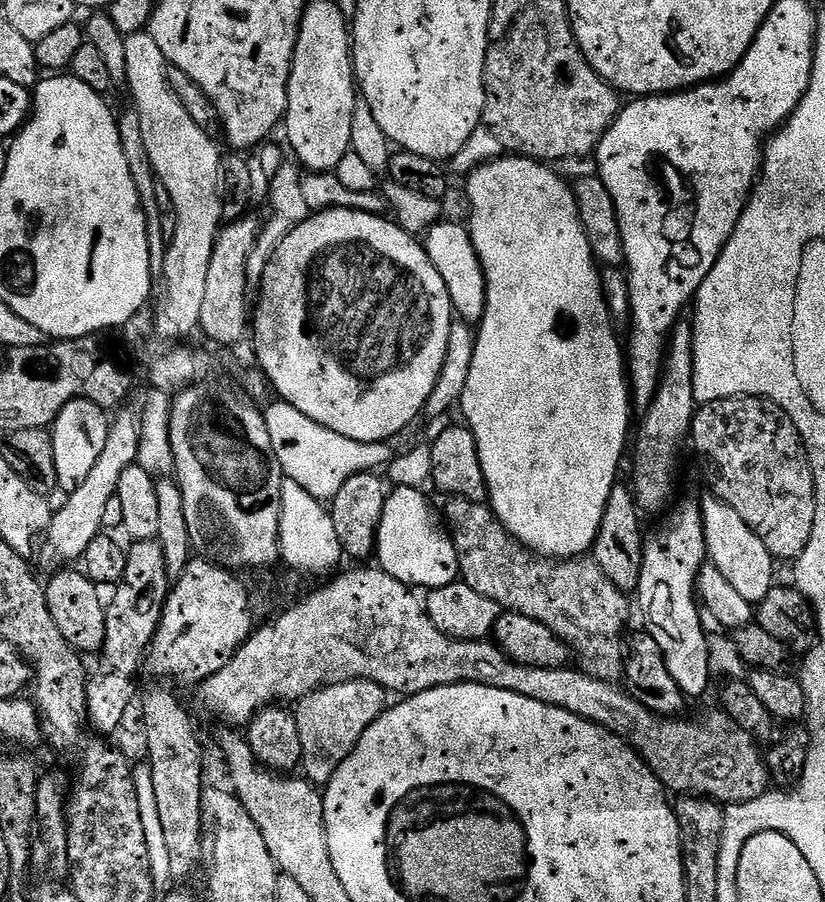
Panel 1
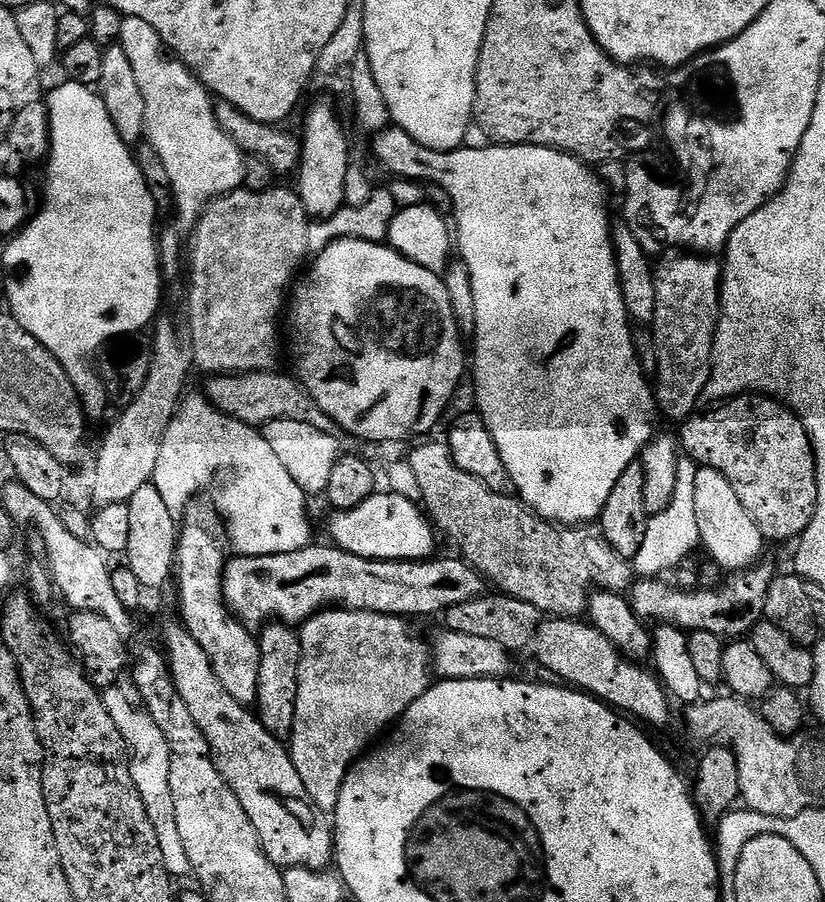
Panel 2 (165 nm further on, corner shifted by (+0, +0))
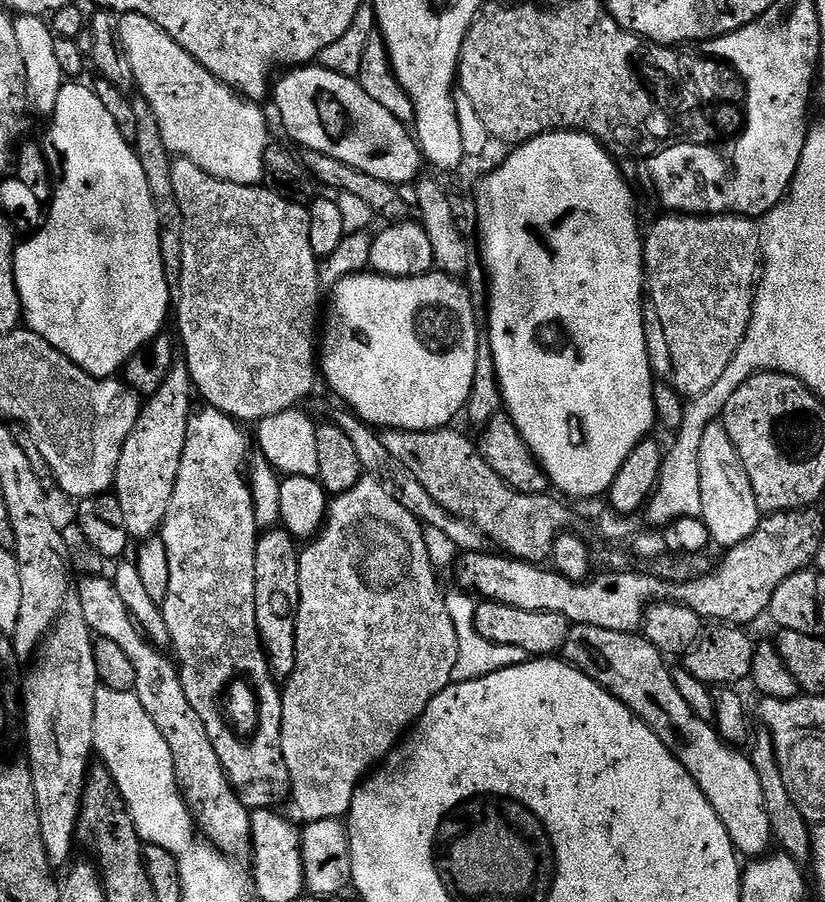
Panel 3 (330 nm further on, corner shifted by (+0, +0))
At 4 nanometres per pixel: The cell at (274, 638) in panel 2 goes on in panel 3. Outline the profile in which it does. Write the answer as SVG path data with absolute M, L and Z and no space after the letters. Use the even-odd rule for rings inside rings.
M283 526L267 529L257 539L254 558L254 606L256 629L272 671L278 682L294 674L296 657L296 611L300 601L300 552L298 541Z

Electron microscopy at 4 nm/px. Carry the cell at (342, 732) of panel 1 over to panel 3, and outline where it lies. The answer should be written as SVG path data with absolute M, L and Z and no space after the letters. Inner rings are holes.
M365 474L354 490L331 497L324 527L305 547L309 548L300 552L300 601L296 611L294 674L290 674L290 678L282 684L282 758L292 783L290 804L300 811L301 821L313 824L319 820L347 817L354 794L365 777L401 743L400 735L415 725L434 697L453 683L454 662L458 662L458 634L454 634L454 622L450 618L450 610L446 610L445 593L440 592L440 584L436 581L438 570L428 553L424 529L425 525L416 520L406 506L394 502L392 495L376 481L375 476Z

